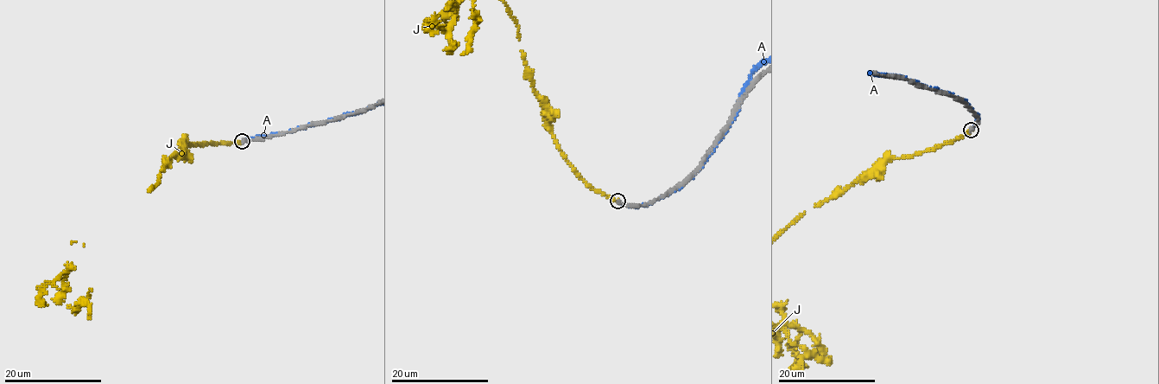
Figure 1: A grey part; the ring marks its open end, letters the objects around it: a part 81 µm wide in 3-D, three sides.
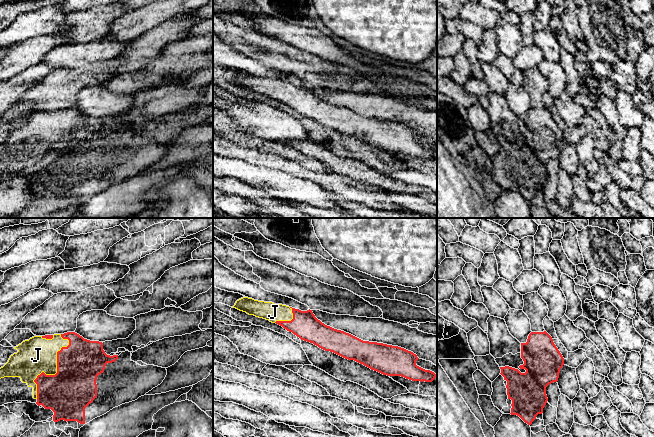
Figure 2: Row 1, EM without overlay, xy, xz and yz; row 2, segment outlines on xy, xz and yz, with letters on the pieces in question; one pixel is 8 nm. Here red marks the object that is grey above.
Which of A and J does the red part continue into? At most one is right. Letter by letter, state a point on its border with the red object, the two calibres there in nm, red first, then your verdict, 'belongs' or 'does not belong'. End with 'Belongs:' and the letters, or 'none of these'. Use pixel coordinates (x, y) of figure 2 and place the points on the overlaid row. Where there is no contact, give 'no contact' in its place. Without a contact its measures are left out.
A: no contact | does not belong
J: xy (57, 371) | 360/280 nm | belongs
Belongs: J

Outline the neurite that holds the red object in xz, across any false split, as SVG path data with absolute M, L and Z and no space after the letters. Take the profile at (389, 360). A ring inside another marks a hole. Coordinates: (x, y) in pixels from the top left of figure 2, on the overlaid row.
M243 297L233 308L282 326L301 340L354 360L387 376L401 376L412 381L432 382L436 374L416 365L416 354L398 346L363 341L318 320L312 310L301 311L282 304Z

